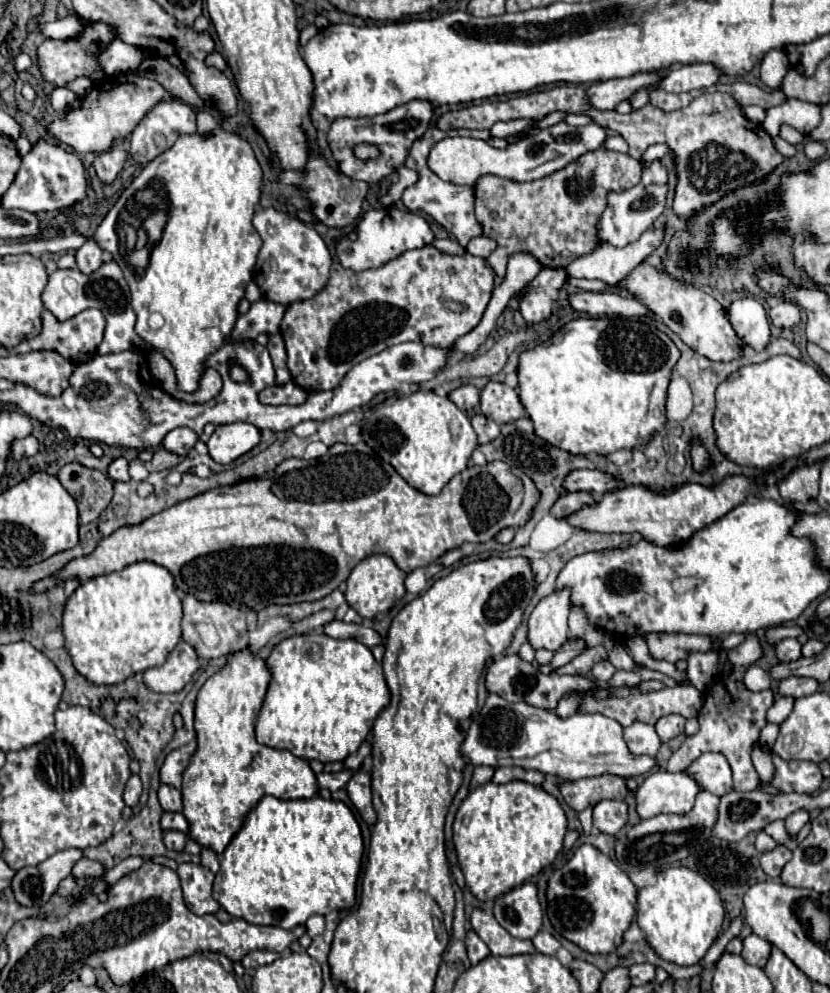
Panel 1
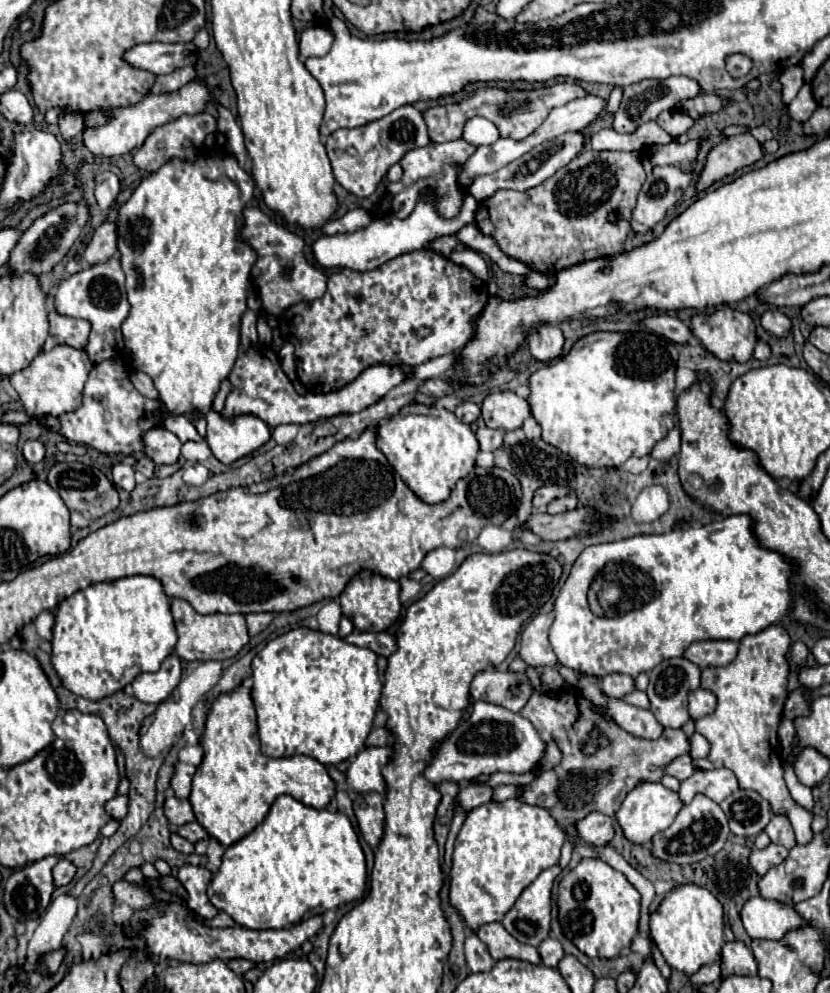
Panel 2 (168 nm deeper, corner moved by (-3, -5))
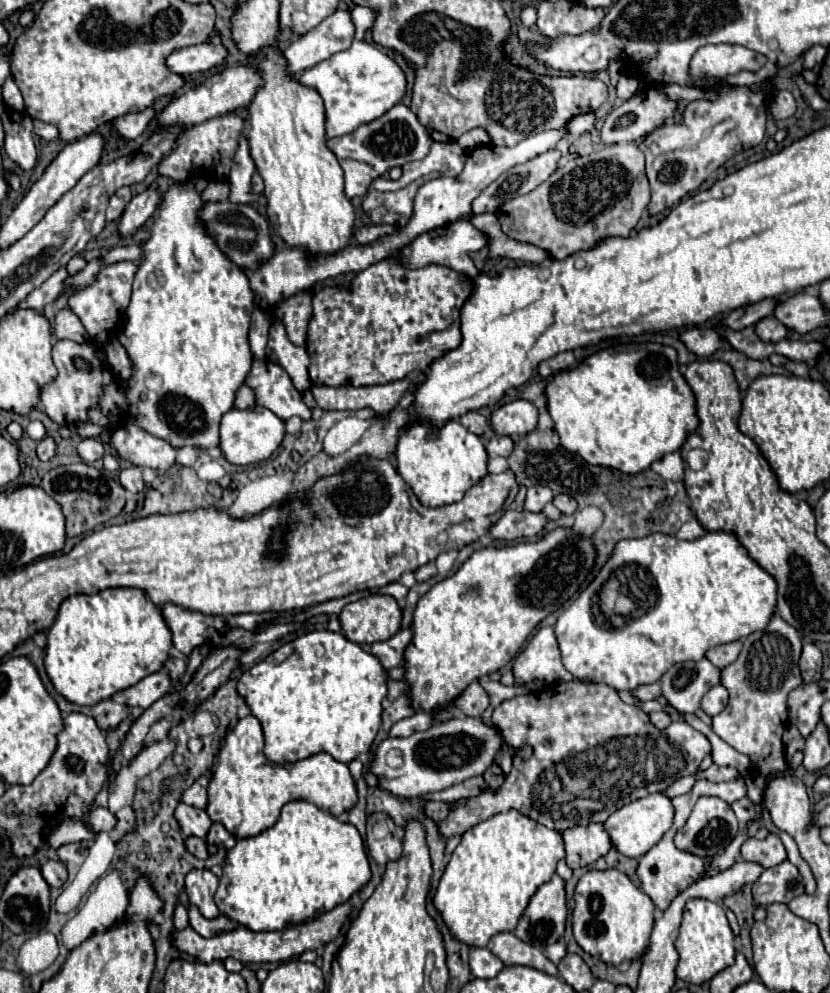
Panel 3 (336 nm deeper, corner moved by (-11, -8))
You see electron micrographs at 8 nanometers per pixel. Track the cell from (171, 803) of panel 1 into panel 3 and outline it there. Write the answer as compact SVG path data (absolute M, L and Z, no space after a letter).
M180 803L176 807L176 819L182 827L184 835L194 835L194 837L206 837L212 821L208 817L208 813L204 809L196 809L196 807L188 807L186 803Z

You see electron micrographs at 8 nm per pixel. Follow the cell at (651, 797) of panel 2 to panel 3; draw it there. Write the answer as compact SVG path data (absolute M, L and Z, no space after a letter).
M656 793L656 795L648 795L644 799L636 799L624 807L620 807L602 825L604 825L606 833L610 835L614 849L618 849L626 857L638 859L646 851L650 851L662 839L662 835L672 827L672 815L674 815L674 811L672 811L670 799L664 793Z

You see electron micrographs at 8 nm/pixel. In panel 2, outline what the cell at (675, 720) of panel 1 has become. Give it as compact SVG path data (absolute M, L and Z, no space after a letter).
M672 658L658 664L650 674L648 684L648 698L650 698L650 712L664 728L682 728L688 722L688 694L700 686L700 668L684 658Z

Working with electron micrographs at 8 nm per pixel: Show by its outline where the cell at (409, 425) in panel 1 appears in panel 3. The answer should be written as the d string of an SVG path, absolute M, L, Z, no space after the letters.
M448 421L444 427L432 429L422 423L408 425L400 431L396 445L396 471L410 485L424 507L442 507L458 503L464 493L478 485L486 475L488 453L478 435L470 433L458 421Z

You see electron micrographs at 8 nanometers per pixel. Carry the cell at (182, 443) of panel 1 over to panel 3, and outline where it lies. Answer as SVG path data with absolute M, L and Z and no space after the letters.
M136 425L114 429L110 433L110 445L120 459L138 467L152 467L162 473L168 471L176 459L174 447L168 447L168 443L148 435Z

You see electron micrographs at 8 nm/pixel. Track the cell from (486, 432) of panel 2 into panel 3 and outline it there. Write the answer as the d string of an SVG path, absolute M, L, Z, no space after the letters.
M500 435L492 437L486 445L486 451L488 451L490 457L508 457L512 453L512 449L514 449L512 439L510 437L500 437Z

